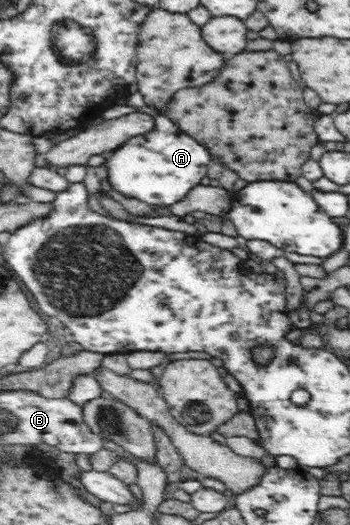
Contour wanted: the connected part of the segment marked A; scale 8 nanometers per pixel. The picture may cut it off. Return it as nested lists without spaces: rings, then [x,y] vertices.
[[[156,114],[153,130],[127,140],[117,152],[107,155],[107,179],[117,192],[127,194],[127,198],[169,207],[183,200],[193,186],[201,185],[211,158],[207,145],[183,132],[165,115]]]

